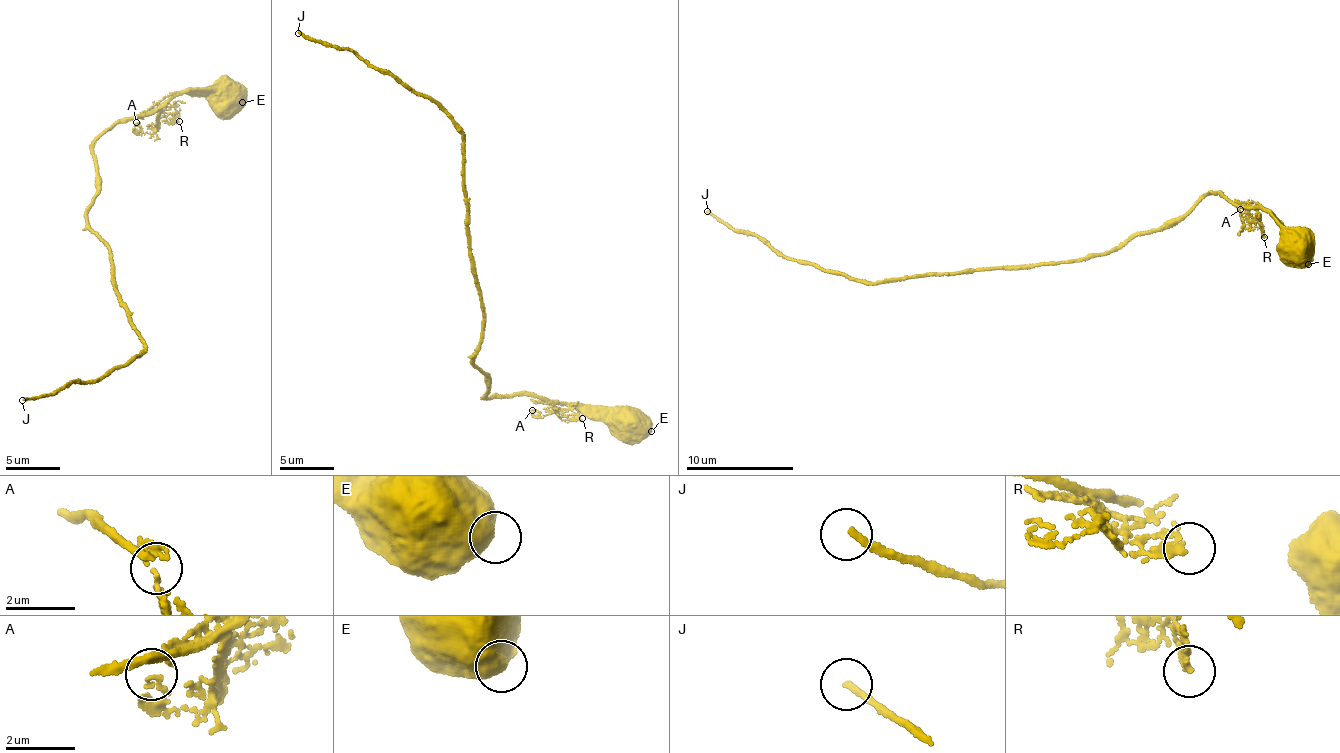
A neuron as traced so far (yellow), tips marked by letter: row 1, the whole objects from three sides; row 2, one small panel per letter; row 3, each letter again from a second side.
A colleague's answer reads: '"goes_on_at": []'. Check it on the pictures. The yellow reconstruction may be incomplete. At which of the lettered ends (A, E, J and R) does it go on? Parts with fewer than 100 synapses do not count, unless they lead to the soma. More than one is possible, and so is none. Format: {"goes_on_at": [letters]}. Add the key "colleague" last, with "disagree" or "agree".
{"goes_on_at": ["J"], "colleague": "disagree"}

